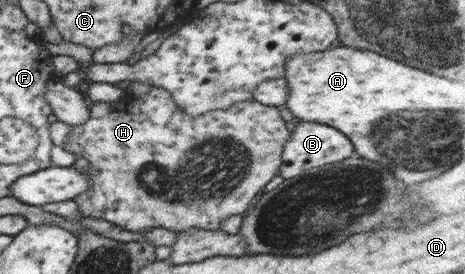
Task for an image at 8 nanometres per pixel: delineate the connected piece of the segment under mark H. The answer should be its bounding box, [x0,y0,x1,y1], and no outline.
[62,86,290,232]

